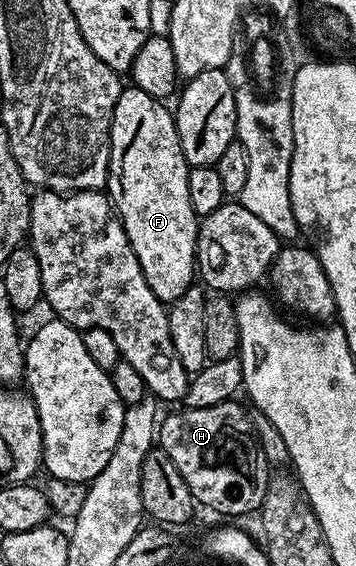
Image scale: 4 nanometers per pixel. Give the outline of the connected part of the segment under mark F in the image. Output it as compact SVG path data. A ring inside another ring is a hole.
M133 85L123 86L112 113L110 168L105 185L113 210L136 253L136 261L140 261L144 281L148 281L148 289L156 293L163 305L174 303L184 294L184 289L195 286L200 222L200 216L192 209L192 201L188 197L188 173L191 166L180 149L175 112L171 108L169 111L166 106L163 100L144 93L144 89Z

